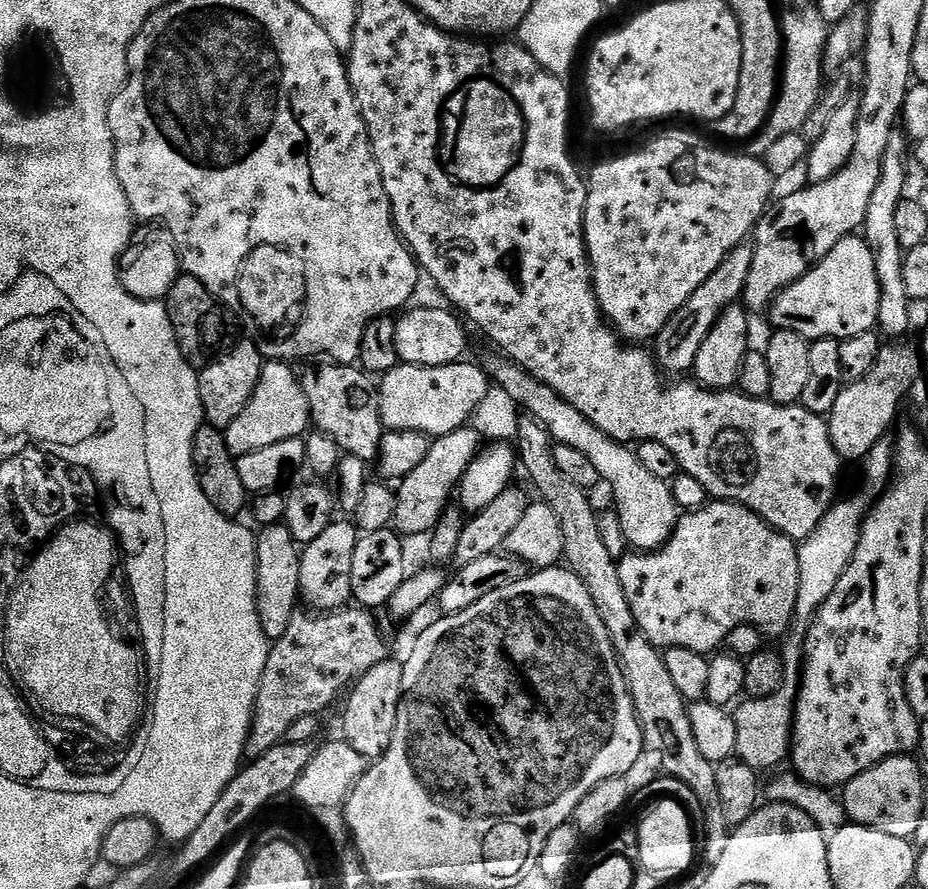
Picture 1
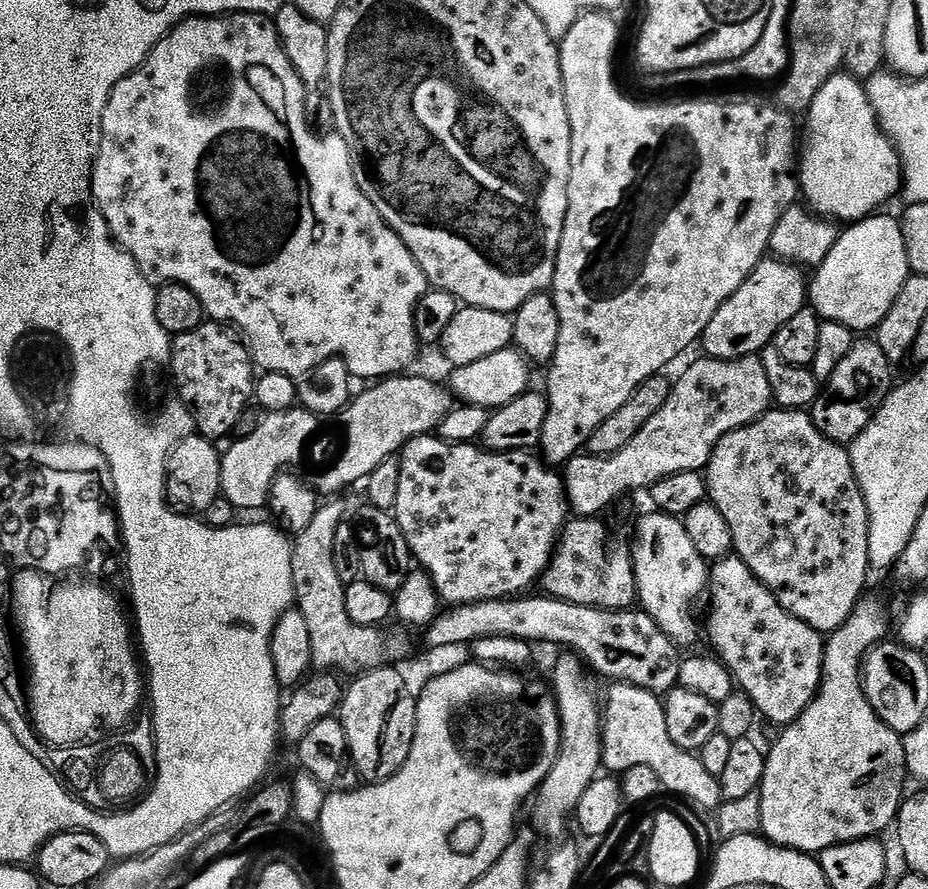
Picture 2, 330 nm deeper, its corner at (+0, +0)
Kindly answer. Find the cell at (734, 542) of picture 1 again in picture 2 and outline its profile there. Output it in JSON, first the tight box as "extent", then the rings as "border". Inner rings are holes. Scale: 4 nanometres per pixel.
{"extent":[706,554,825,726],"border":[[[729,554],[722,560],[715,561],[711,565],[708,574],[708,587],[706,589],[706,601],[708,600],[708,628],[706,624],[706,640],[713,644],[715,655],[728,665],[728,669],[732,672],[732,679],[735,687],[741,692],[745,692],[754,702],[757,713],[761,717],[764,716],[772,724],[780,724],[779,726],[787,726],[793,724],[794,721],[801,716],[806,710],[806,706],[810,706],[810,702],[816,696],[817,690],[820,688],[820,679],[822,678],[822,666],[824,665],[824,645],[825,637],[819,632],[815,632],[810,626],[806,626],[806,622],[802,622],[798,618],[794,618],[783,606],[774,598],[771,590],[764,585],[759,578],[752,573],[750,566],[746,566],[746,562],[742,562],[739,556]]]}

